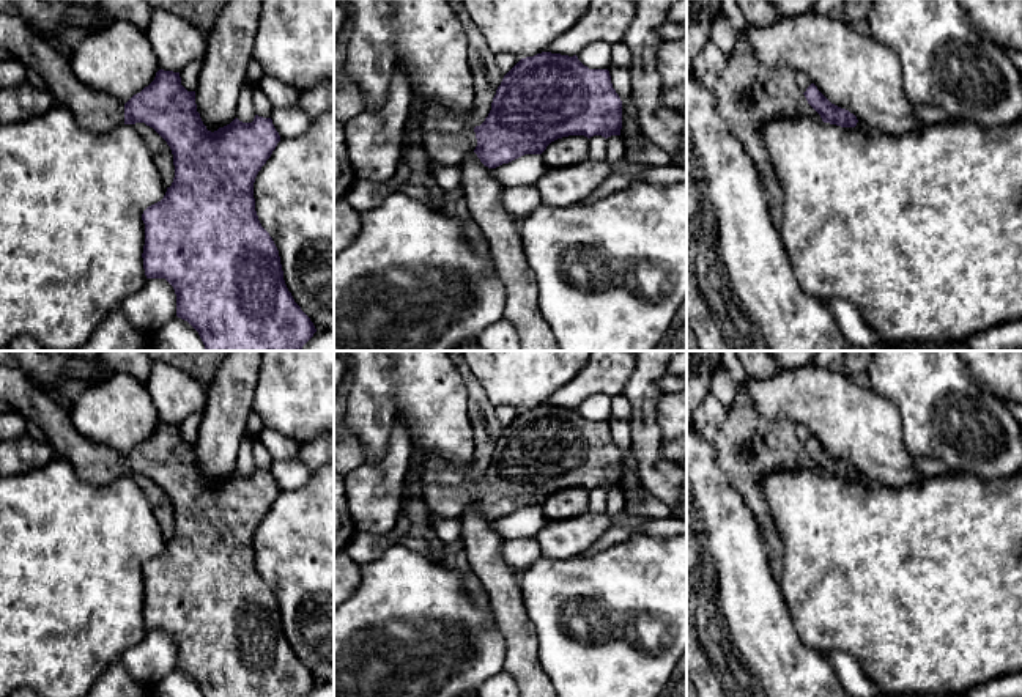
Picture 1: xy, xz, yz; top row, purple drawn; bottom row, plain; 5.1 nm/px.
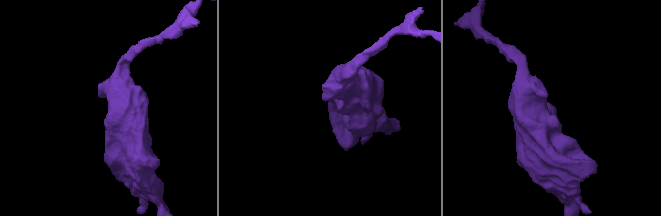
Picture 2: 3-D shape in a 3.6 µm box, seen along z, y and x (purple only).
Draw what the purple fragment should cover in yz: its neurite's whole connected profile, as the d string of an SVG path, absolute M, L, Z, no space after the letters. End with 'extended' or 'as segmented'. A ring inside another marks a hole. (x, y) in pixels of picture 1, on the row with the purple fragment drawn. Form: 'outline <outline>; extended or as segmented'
outline M814 83L803 93L808 104L820 115L824 123L836 124L841 127L855 127L858 120L854 113L831 104Z; as segmented

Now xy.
outline M0 11L0 49L11 53L27 69L43 76L55 104L71 110L76 123L90 132L107 132L120 124L145 123L170 146L175 178L164 198L148 206L145 223L143 269L146 278L165 278L176 294L176 316L187 321L200 335L206 351L301 351L317 332L310 318L288 291L279 250L261 227L254 198L254 183L280 142L271 118L255 115L252 123L235 118L230 124L211 132L197 112L195 91L181 85L180 72L159 69L154 80L126 104L82 83L71 66L71 55L54 49L35 35L20 16Z; extended

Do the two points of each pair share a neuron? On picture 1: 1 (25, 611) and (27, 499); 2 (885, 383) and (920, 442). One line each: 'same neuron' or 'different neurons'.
1: same neuron
2: same neuron

